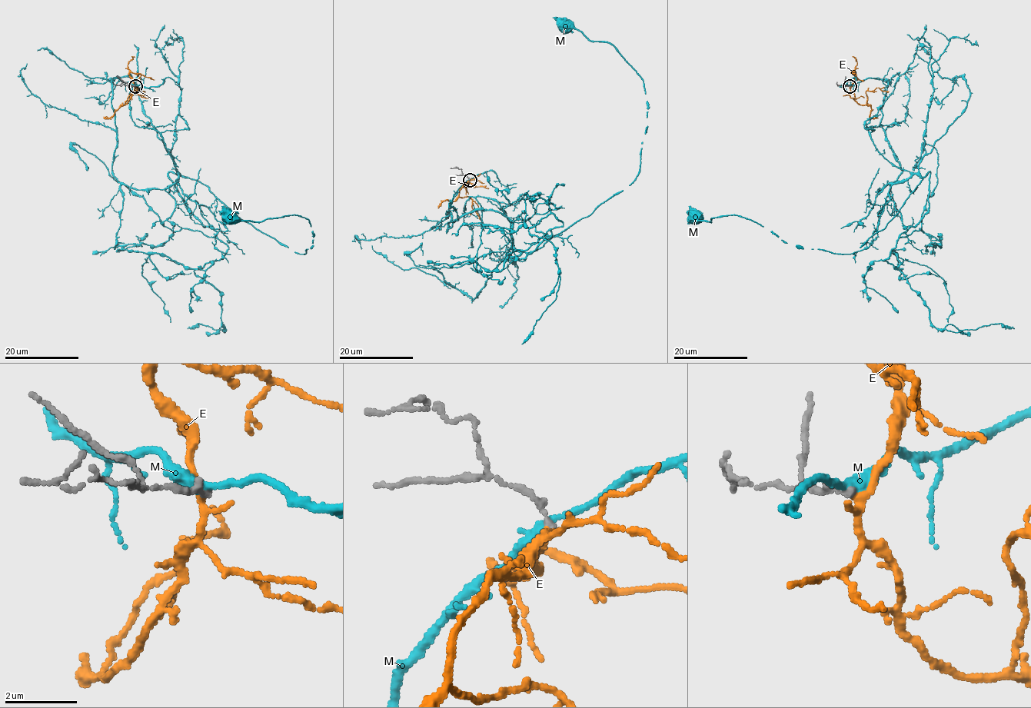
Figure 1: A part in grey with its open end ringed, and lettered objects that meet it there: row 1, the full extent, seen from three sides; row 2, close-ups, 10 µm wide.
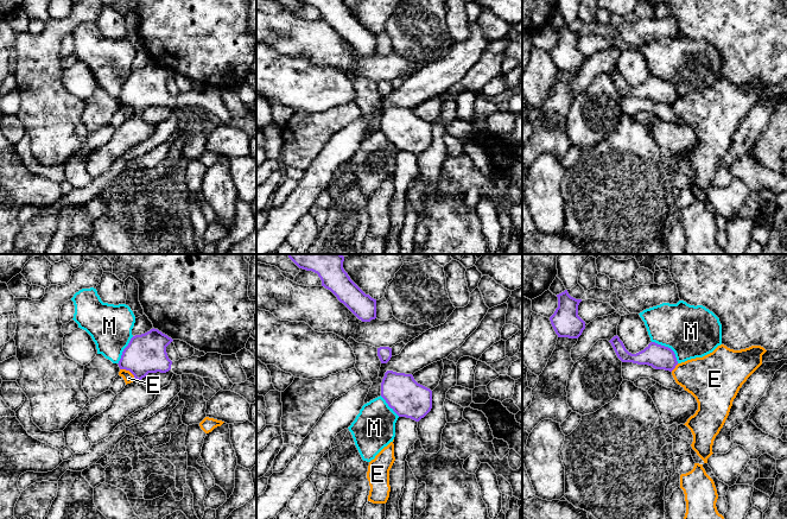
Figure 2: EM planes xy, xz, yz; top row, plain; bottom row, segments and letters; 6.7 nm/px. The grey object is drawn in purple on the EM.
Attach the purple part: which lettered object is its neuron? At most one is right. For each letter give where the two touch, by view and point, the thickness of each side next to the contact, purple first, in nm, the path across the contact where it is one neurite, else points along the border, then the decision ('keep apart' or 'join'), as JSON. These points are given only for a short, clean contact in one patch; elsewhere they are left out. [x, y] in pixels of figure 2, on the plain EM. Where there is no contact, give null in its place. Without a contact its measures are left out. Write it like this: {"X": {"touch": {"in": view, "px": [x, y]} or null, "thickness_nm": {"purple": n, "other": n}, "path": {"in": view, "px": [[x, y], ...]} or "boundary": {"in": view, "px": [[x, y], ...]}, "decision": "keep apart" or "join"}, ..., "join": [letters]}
{"E": {"touch": {"in": "xy", "px": [128, 103]}, "thickness_nm": {"purple": 260, "other": 70}, "boundary": {"in": "xy", "px": [[120, 102], [127, 103], [137, 113]]}, "decision": "keep apart"}, "M": {"touch": {"in": "yz", "px": [667, 81]}, "thickness_nm": {"purple": 160, "other": 360}, "boundary": {"in": "yz", "px": [[652, 75], [667, 80], [673, 86], [678, 96]]}, "decision": "keep apart"}, "join": []}

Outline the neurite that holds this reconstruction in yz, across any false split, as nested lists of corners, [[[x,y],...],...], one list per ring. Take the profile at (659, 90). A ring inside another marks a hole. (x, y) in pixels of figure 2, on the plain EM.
[[[617,69],[609,76],[622,96],[648,99],[655,103],[665,103],[669,106],[678,99],[674,86],[671,82],[655,76],[650,76],[643,84],[636,88],[629,87]]]

